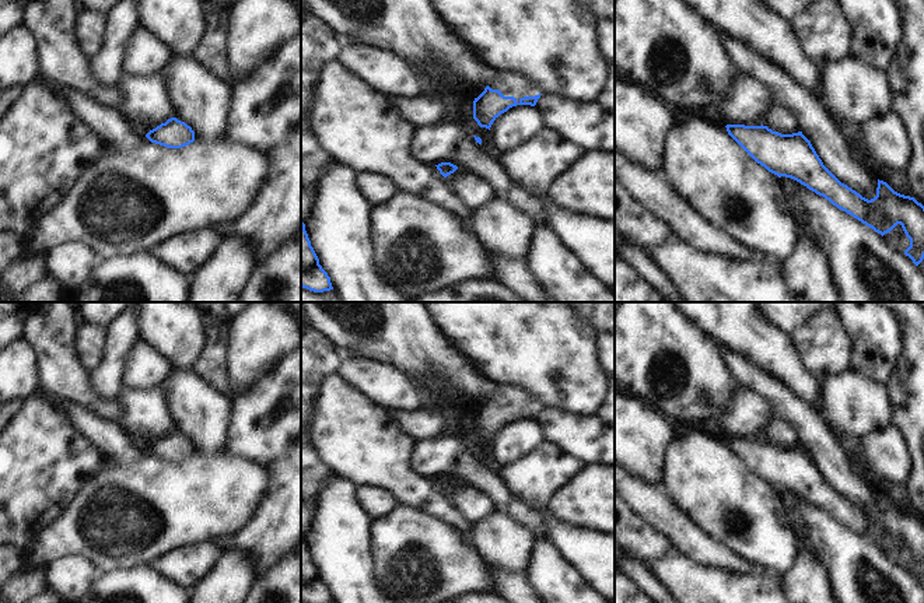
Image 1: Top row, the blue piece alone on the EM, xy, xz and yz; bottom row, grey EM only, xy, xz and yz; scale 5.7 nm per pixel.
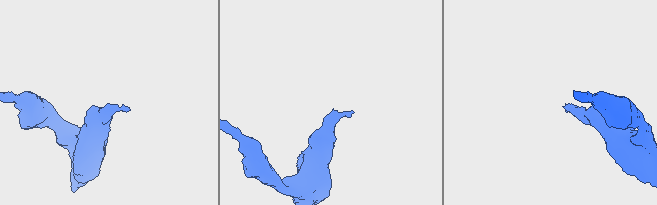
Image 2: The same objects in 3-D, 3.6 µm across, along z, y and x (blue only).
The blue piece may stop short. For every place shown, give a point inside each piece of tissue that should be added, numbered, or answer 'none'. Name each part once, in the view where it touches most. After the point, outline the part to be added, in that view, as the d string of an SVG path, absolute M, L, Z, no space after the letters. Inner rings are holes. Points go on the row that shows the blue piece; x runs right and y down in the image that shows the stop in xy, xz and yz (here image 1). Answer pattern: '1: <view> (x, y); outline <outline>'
1: xz (511, 83); outline M493 70L489 87L498 90L504 97L514 97L518 104L524 97L543 94L529 77L517 70Z

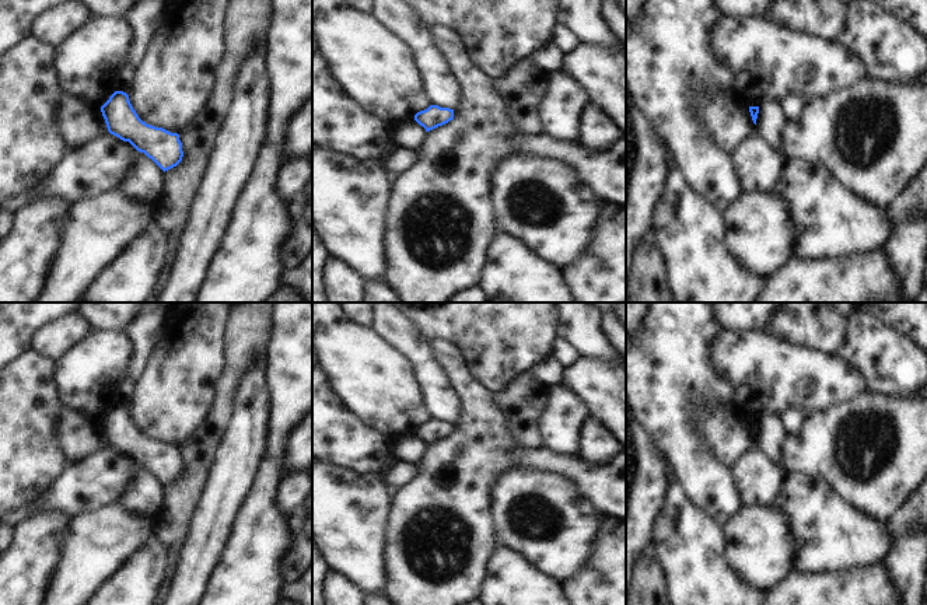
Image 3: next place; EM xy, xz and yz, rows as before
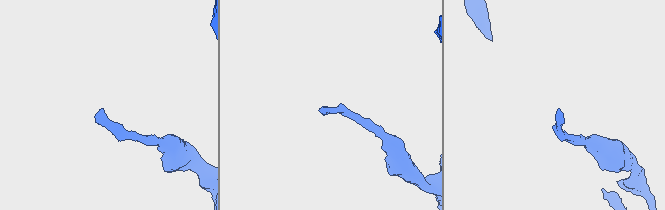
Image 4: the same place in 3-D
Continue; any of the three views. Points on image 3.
none

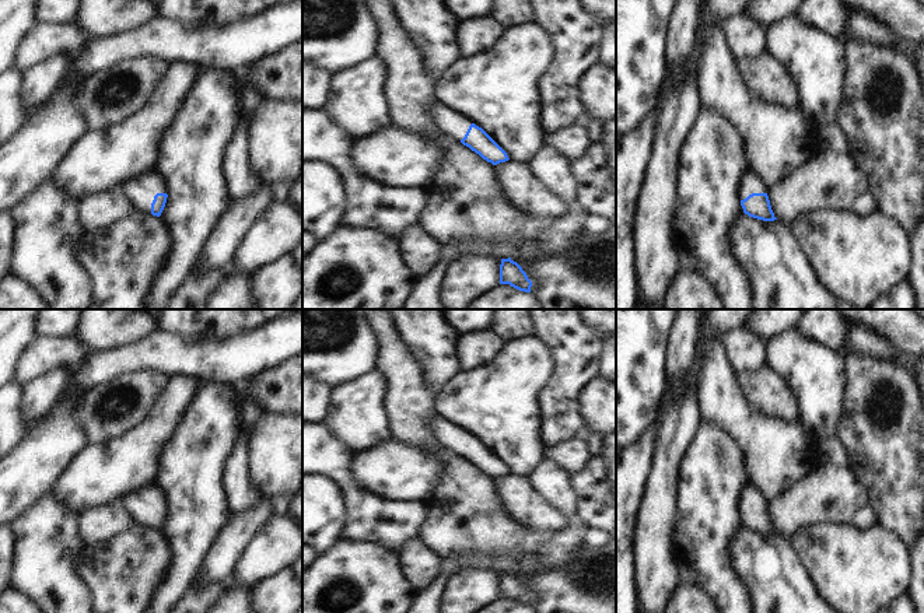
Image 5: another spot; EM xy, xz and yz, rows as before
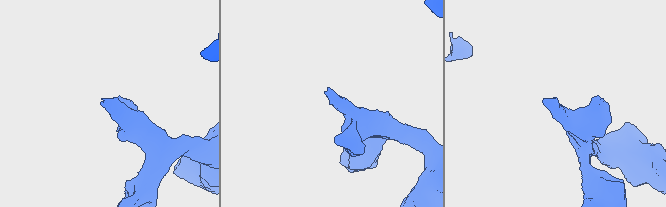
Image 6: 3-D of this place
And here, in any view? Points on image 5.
1: xy (140, 191); outline M150 171L126 181L115 190L120 192L132 202L133 210L151 213L154 196L157 193L165 193L165 182L158 172Z

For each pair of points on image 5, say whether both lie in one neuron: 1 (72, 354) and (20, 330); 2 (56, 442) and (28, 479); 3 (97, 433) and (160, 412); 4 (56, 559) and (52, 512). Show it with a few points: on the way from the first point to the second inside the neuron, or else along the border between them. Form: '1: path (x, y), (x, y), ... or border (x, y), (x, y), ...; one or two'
1: border (37, 336), (23, 350), (16, 365); two
2: path (48, 451), (30, 470); one
3: border (161, 389), (150, 410), (118, 437); two
4: path (52, 547), (52, 524); one

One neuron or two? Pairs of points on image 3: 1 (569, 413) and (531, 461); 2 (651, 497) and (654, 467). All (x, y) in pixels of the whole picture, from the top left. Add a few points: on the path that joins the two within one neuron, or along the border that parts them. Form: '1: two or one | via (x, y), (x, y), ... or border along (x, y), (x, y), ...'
1: two | border along (542, 446), (563, 455), (574, 454)
2: one | via (651, 490), (651, 474)

